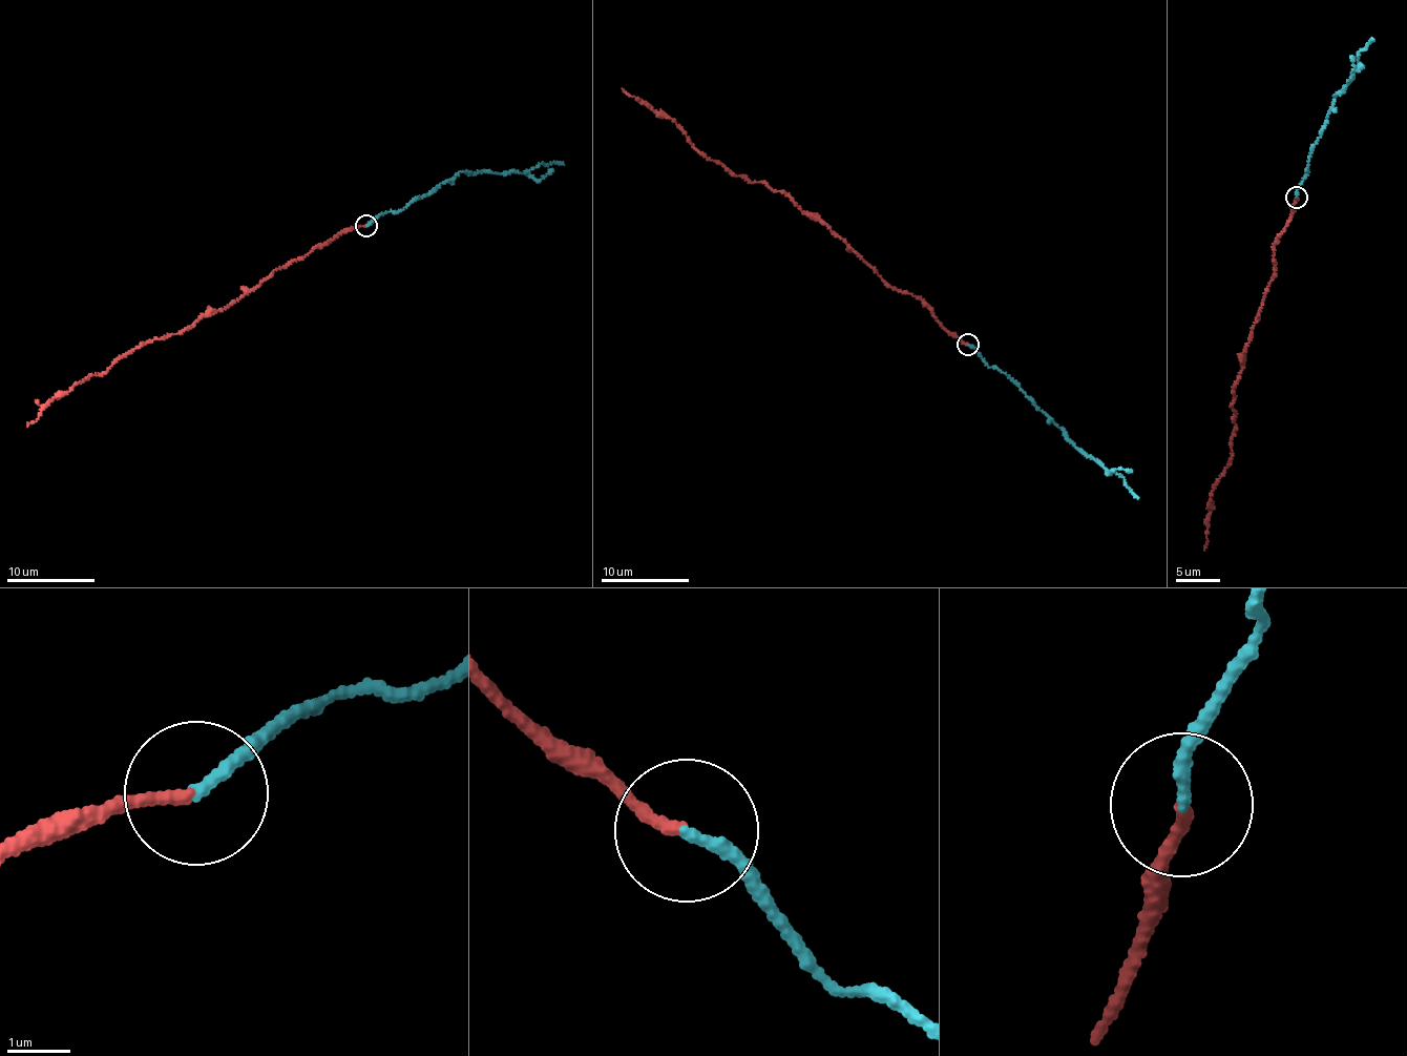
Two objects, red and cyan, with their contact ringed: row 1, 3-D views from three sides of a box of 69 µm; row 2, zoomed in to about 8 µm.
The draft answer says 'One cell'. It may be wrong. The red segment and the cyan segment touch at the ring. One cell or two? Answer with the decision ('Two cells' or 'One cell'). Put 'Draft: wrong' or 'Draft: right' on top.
Draft: wrong
Two cells

